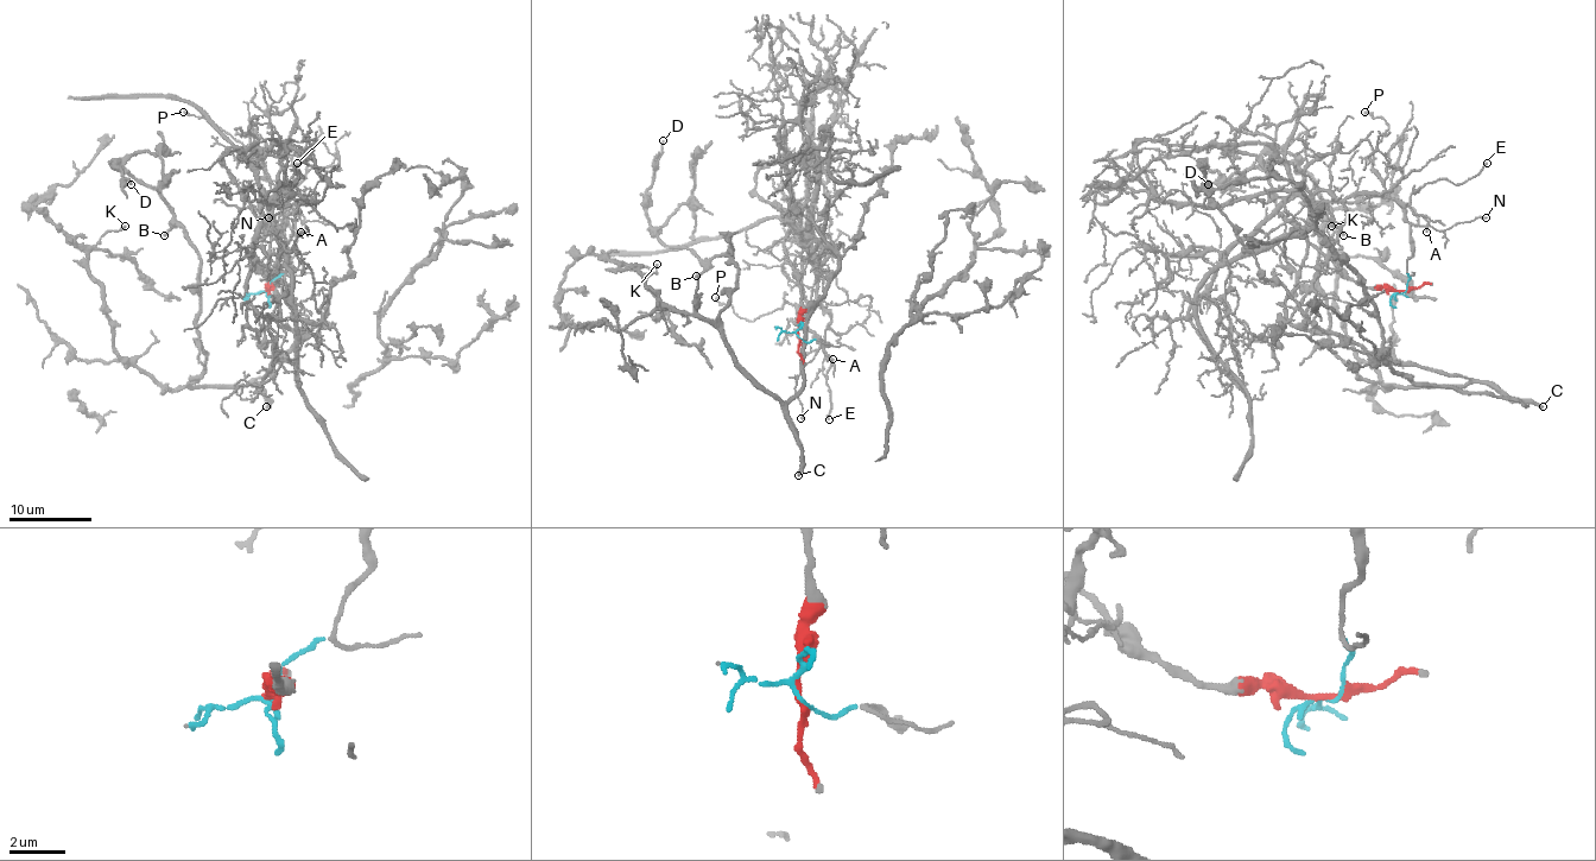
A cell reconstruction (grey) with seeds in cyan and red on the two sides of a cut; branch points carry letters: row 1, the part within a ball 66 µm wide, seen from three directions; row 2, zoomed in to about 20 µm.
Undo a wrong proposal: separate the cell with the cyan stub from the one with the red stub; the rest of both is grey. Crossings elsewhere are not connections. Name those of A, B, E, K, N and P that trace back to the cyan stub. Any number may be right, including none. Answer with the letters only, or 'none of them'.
A, E, N, P

